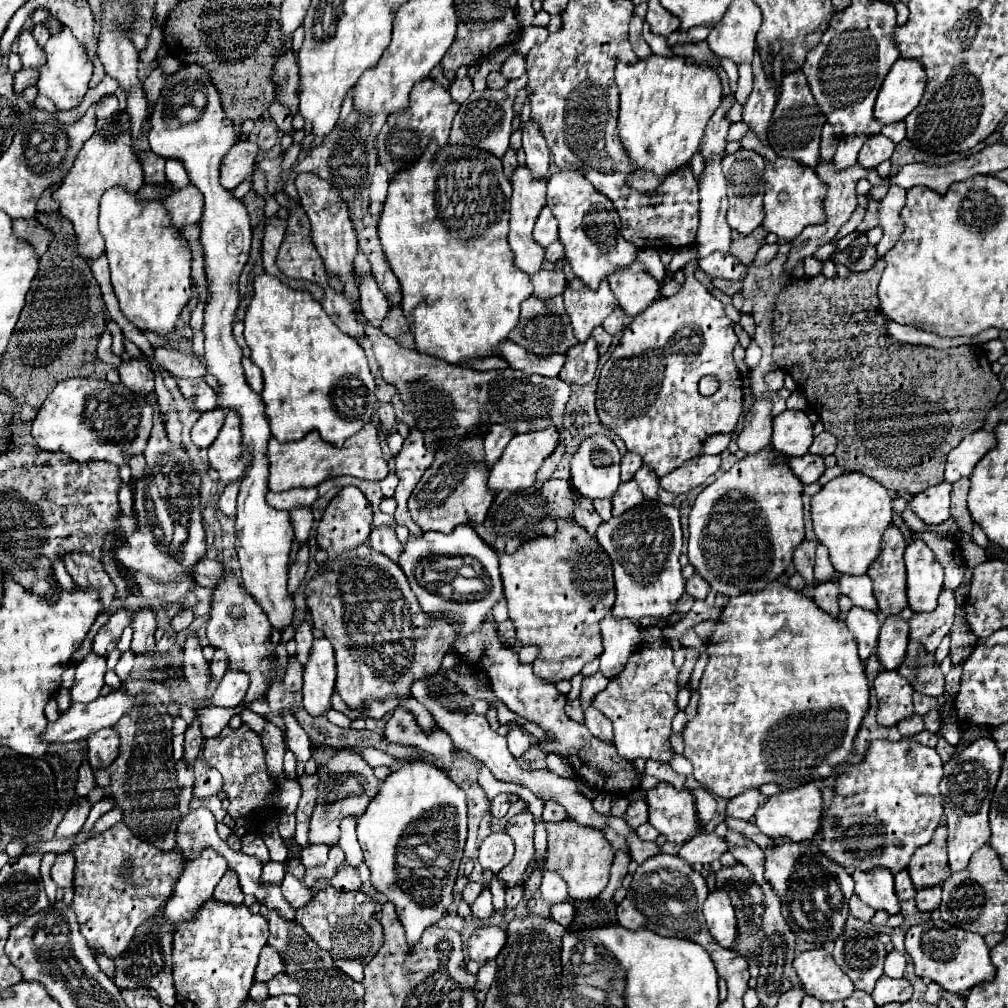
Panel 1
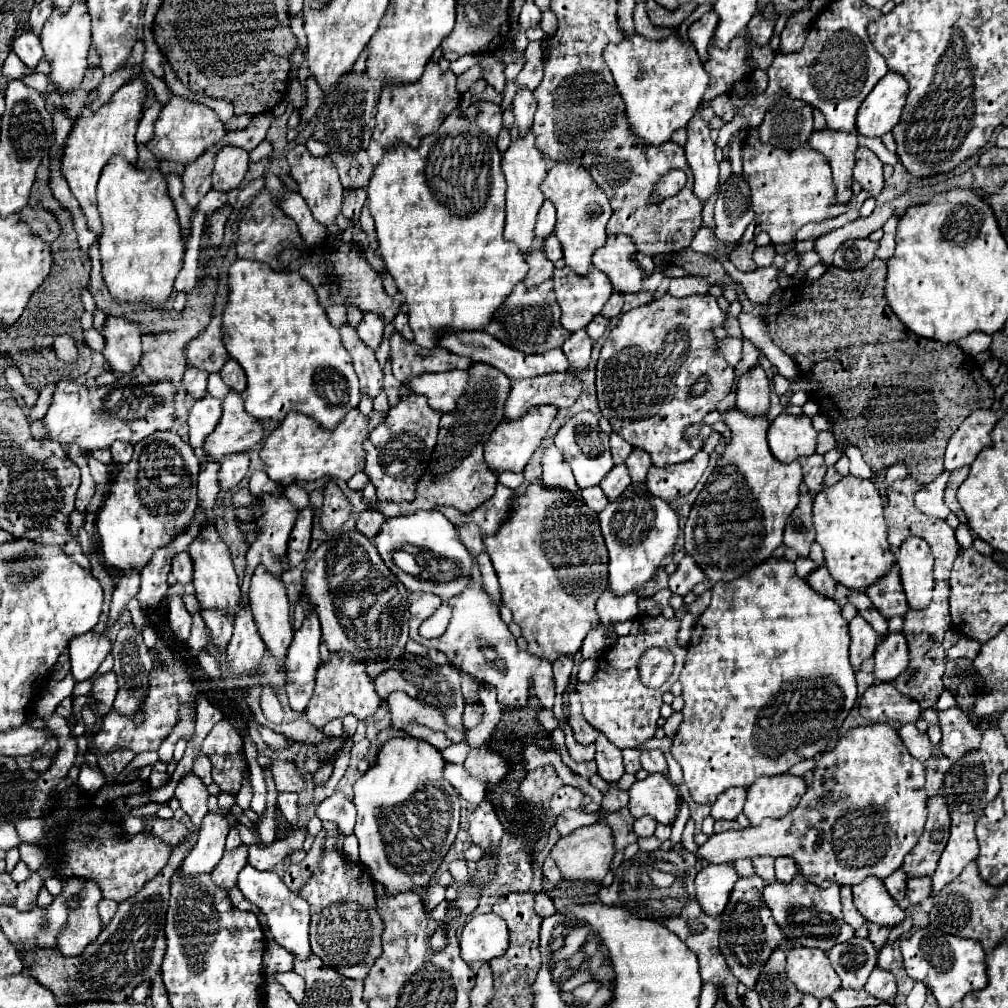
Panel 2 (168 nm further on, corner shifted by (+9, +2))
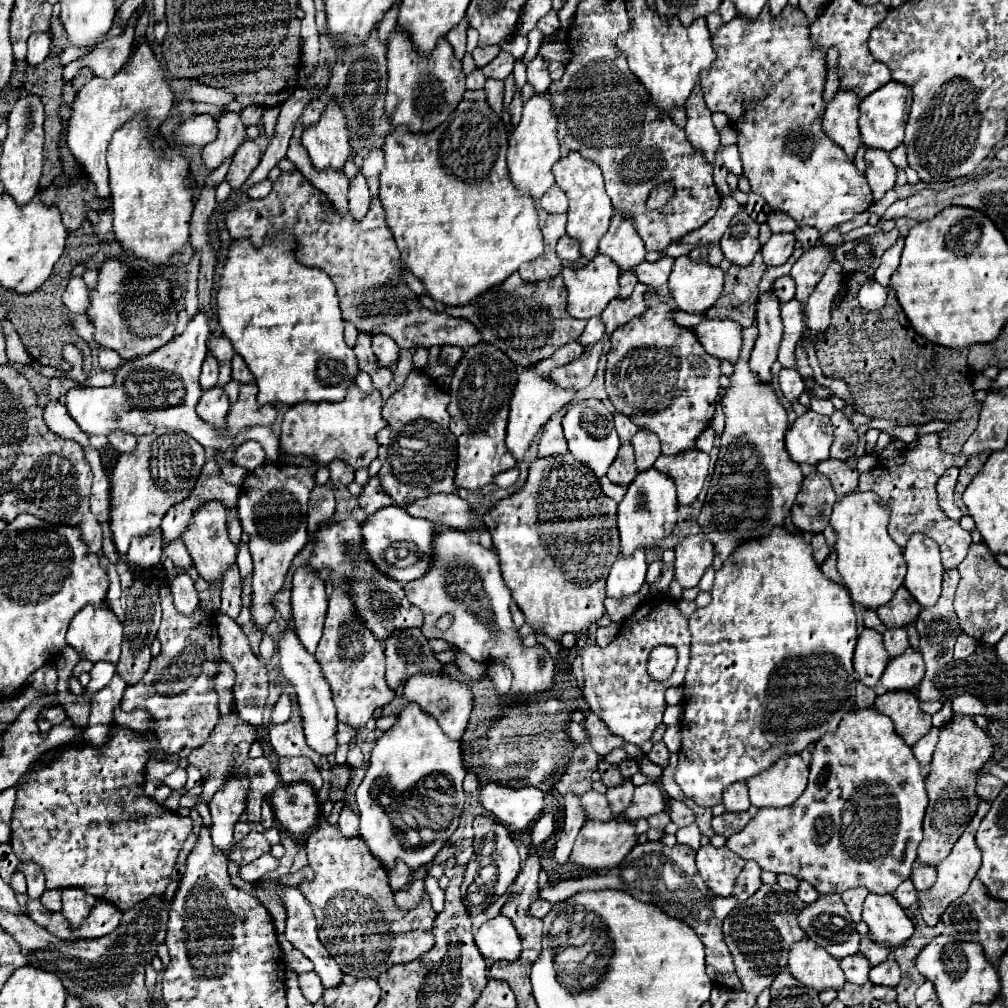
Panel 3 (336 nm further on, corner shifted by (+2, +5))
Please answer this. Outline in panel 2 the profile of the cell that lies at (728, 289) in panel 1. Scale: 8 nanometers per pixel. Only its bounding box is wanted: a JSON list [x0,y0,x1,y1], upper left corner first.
[673,248,995,484]

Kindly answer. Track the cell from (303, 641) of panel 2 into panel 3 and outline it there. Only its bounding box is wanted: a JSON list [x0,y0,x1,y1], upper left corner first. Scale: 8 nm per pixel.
[292,567,326,655]

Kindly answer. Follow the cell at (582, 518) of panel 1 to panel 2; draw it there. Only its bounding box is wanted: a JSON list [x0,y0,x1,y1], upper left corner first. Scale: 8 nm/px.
[541,444,579,494]

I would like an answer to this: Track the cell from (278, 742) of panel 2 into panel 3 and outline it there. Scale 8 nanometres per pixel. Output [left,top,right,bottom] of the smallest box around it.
[216,613,268,727]

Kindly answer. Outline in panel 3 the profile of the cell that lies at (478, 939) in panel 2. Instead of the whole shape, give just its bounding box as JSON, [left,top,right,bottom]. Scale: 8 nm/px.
[474,915,520,961]

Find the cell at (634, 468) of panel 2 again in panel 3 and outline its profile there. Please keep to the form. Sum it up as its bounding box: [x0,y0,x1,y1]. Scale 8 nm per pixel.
[632,431,660,471]

